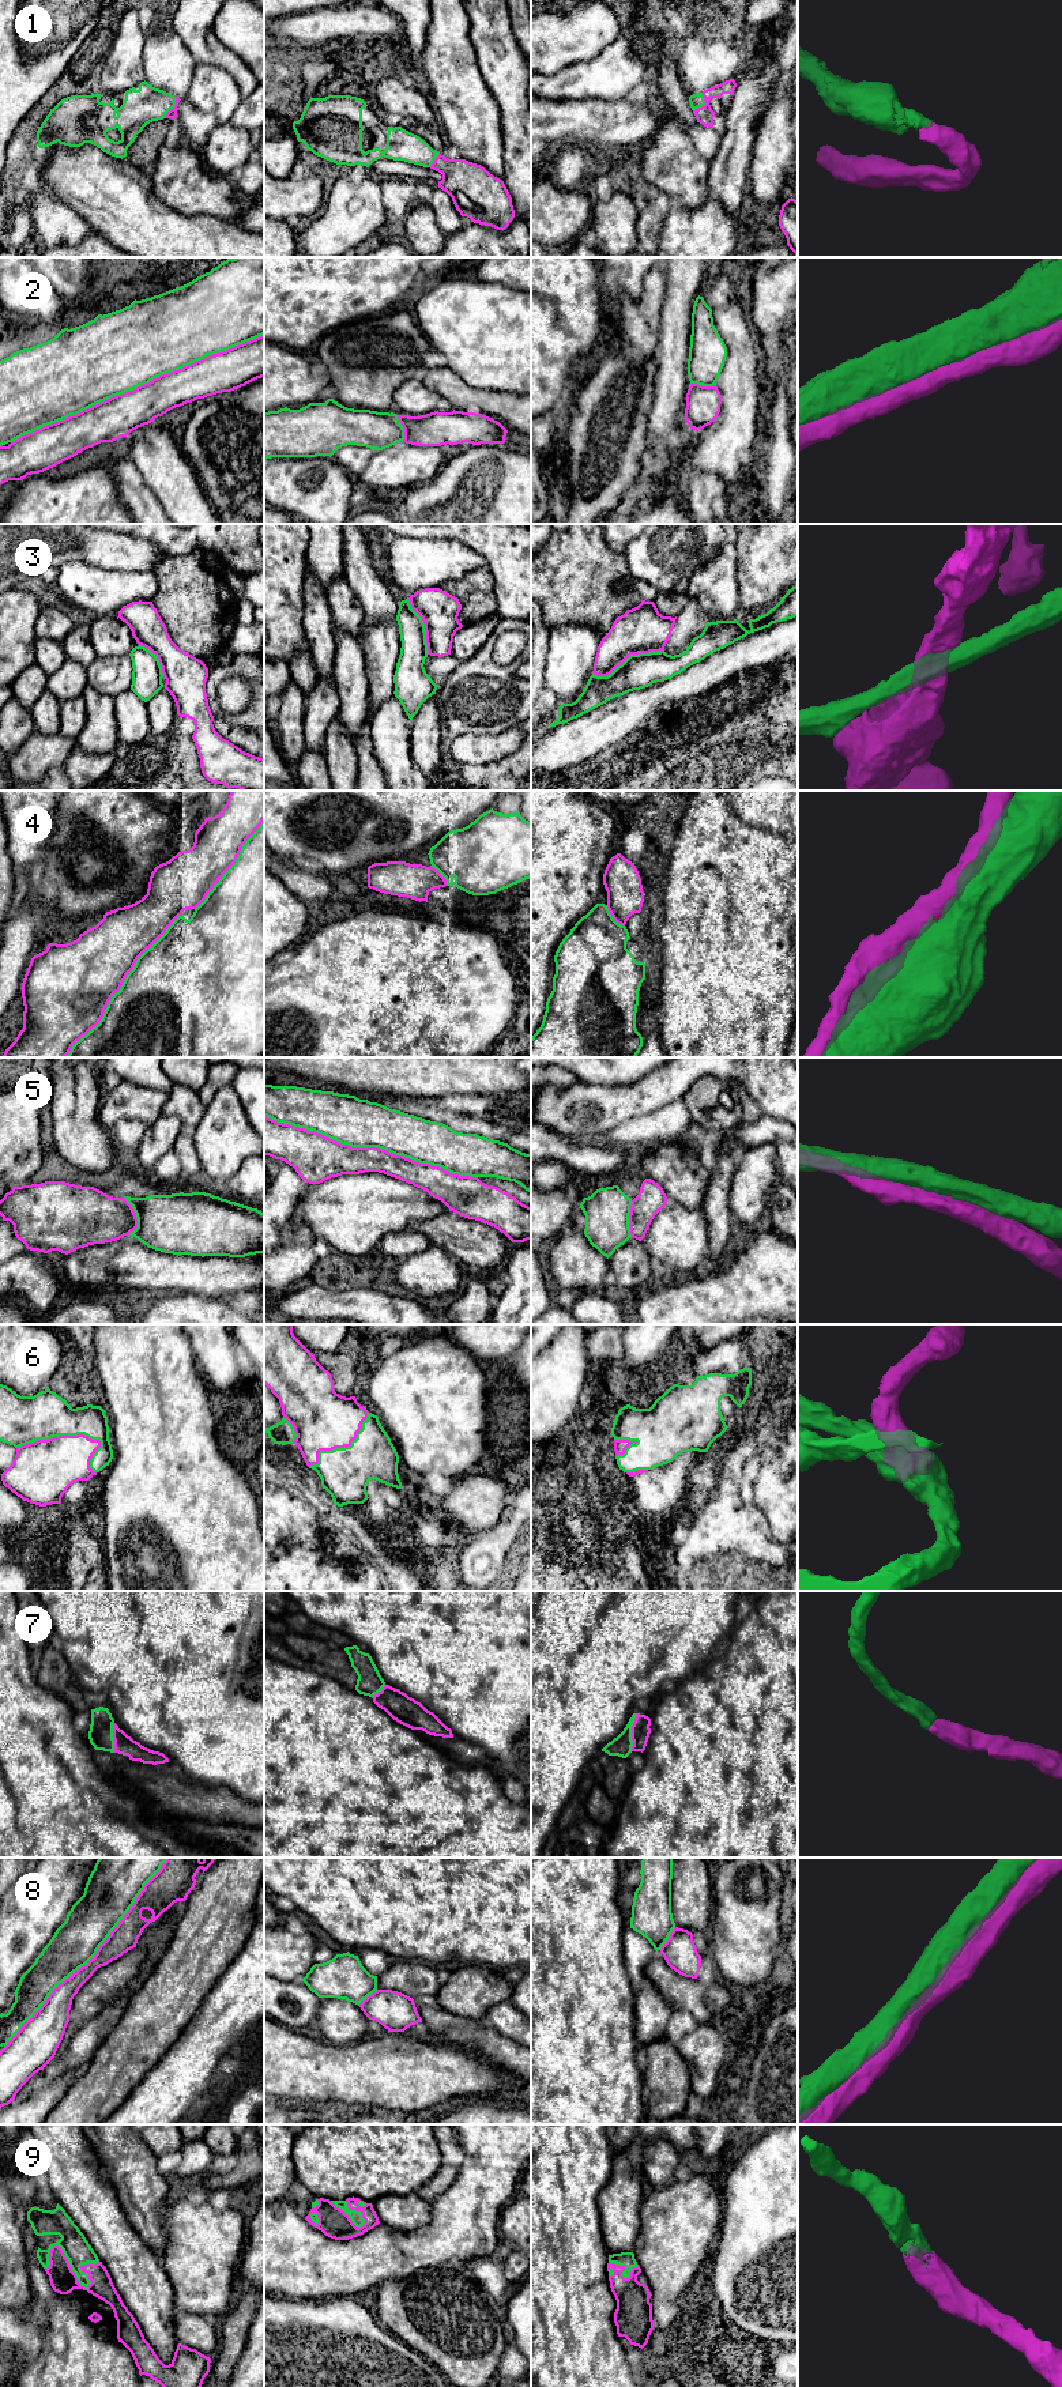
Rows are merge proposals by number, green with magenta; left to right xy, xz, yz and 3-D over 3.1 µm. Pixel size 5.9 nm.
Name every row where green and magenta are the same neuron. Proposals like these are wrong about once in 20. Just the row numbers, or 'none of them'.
1, 2, 3, 4, 5, 6, 7, 8, 9

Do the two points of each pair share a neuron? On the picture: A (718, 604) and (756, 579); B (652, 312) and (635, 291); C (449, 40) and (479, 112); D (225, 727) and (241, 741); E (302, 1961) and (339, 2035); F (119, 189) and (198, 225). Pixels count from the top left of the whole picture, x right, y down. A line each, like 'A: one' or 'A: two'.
A: two
B: two
C: one
D: one
E: two
F: one

